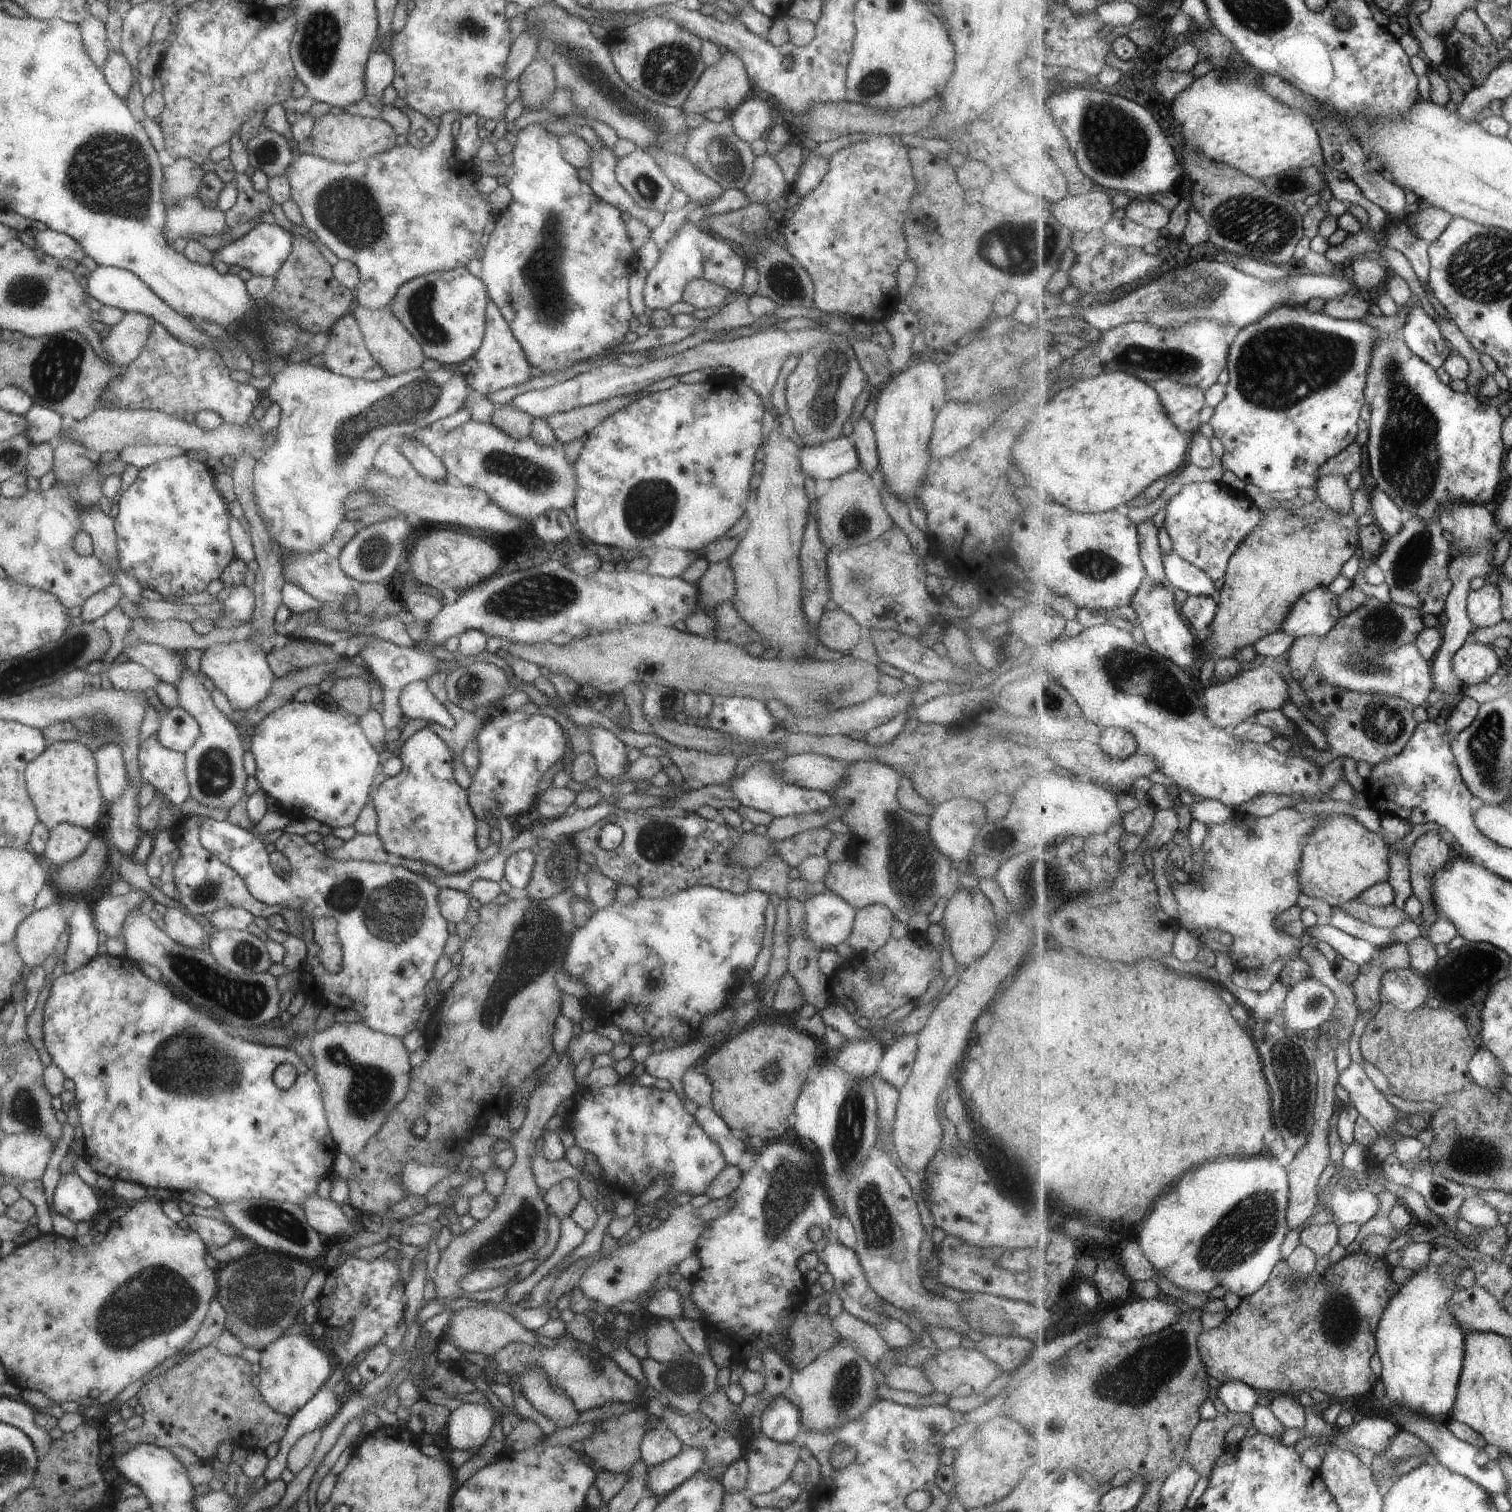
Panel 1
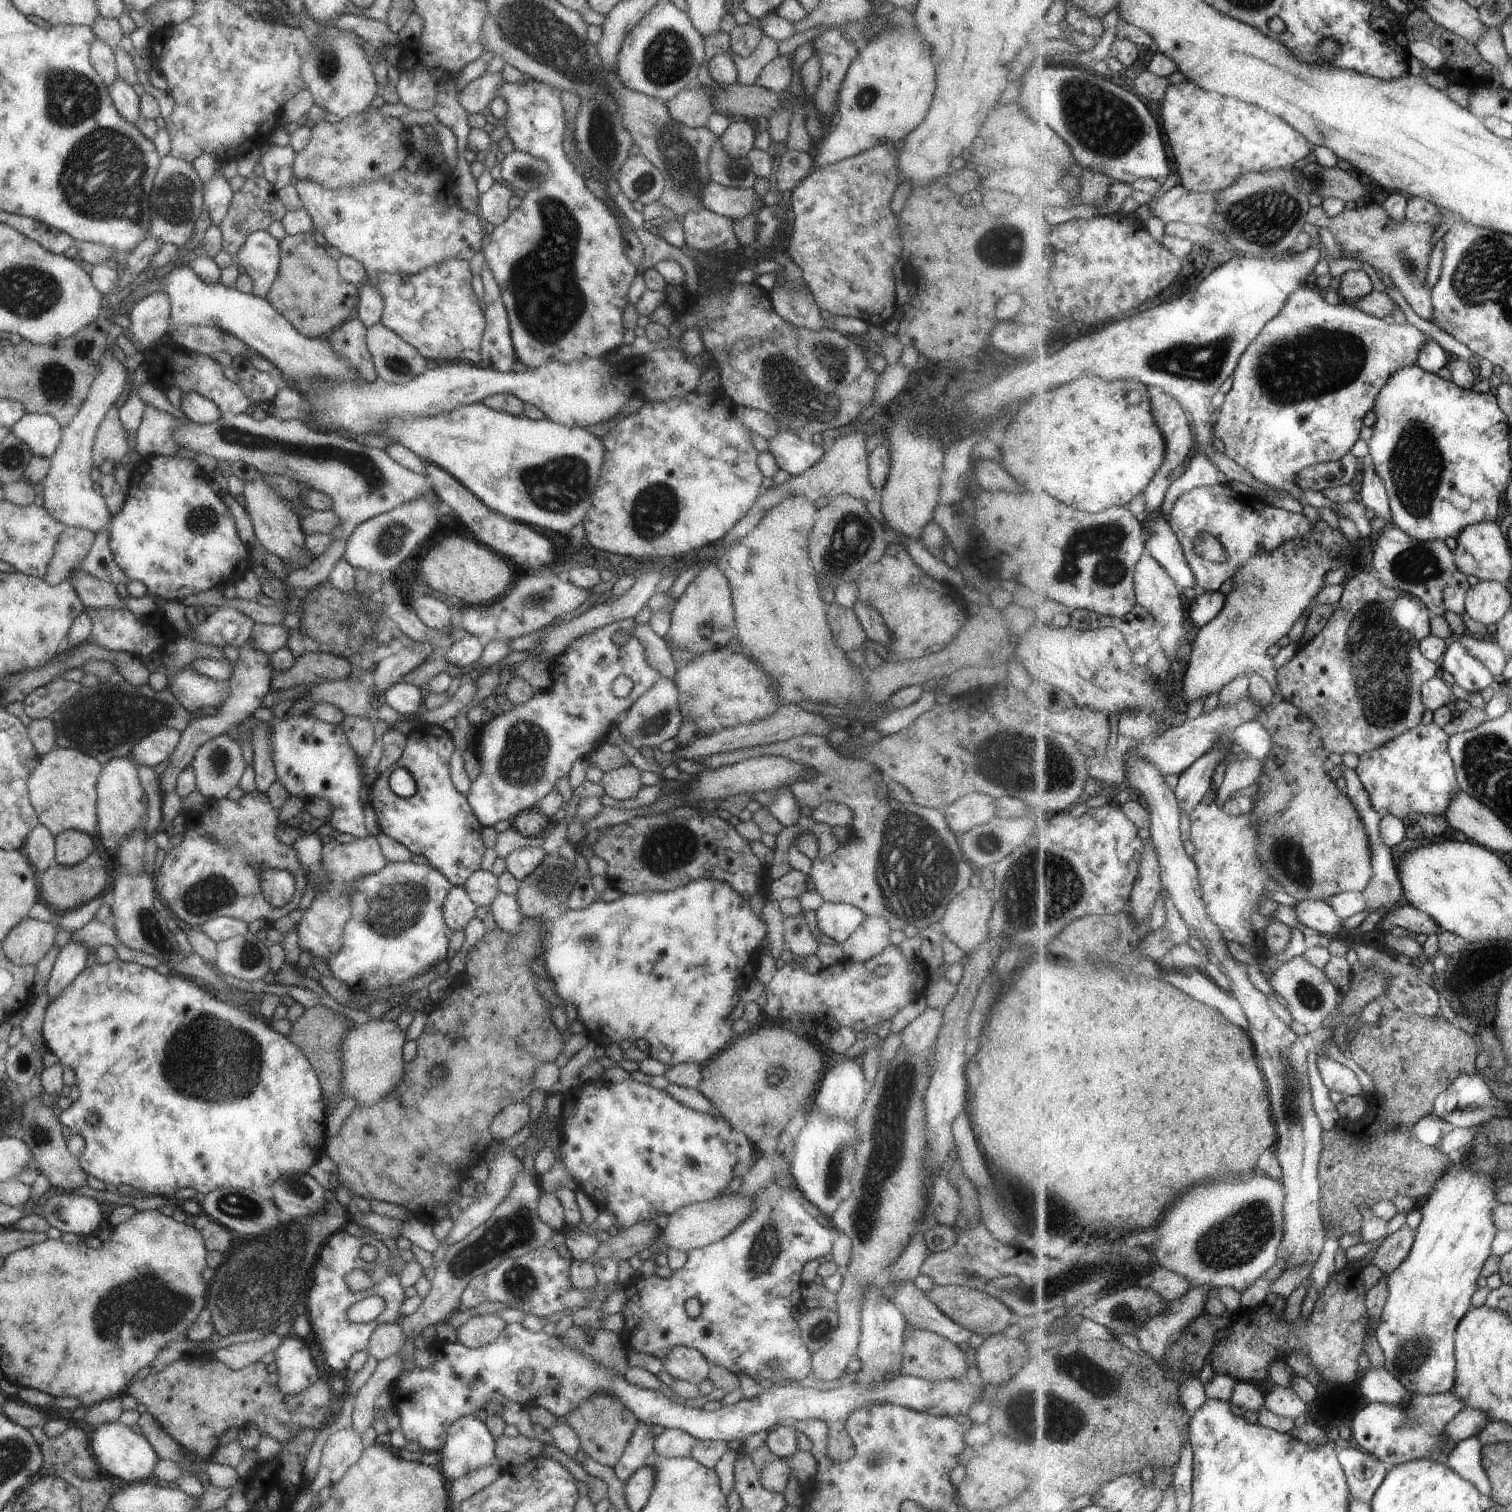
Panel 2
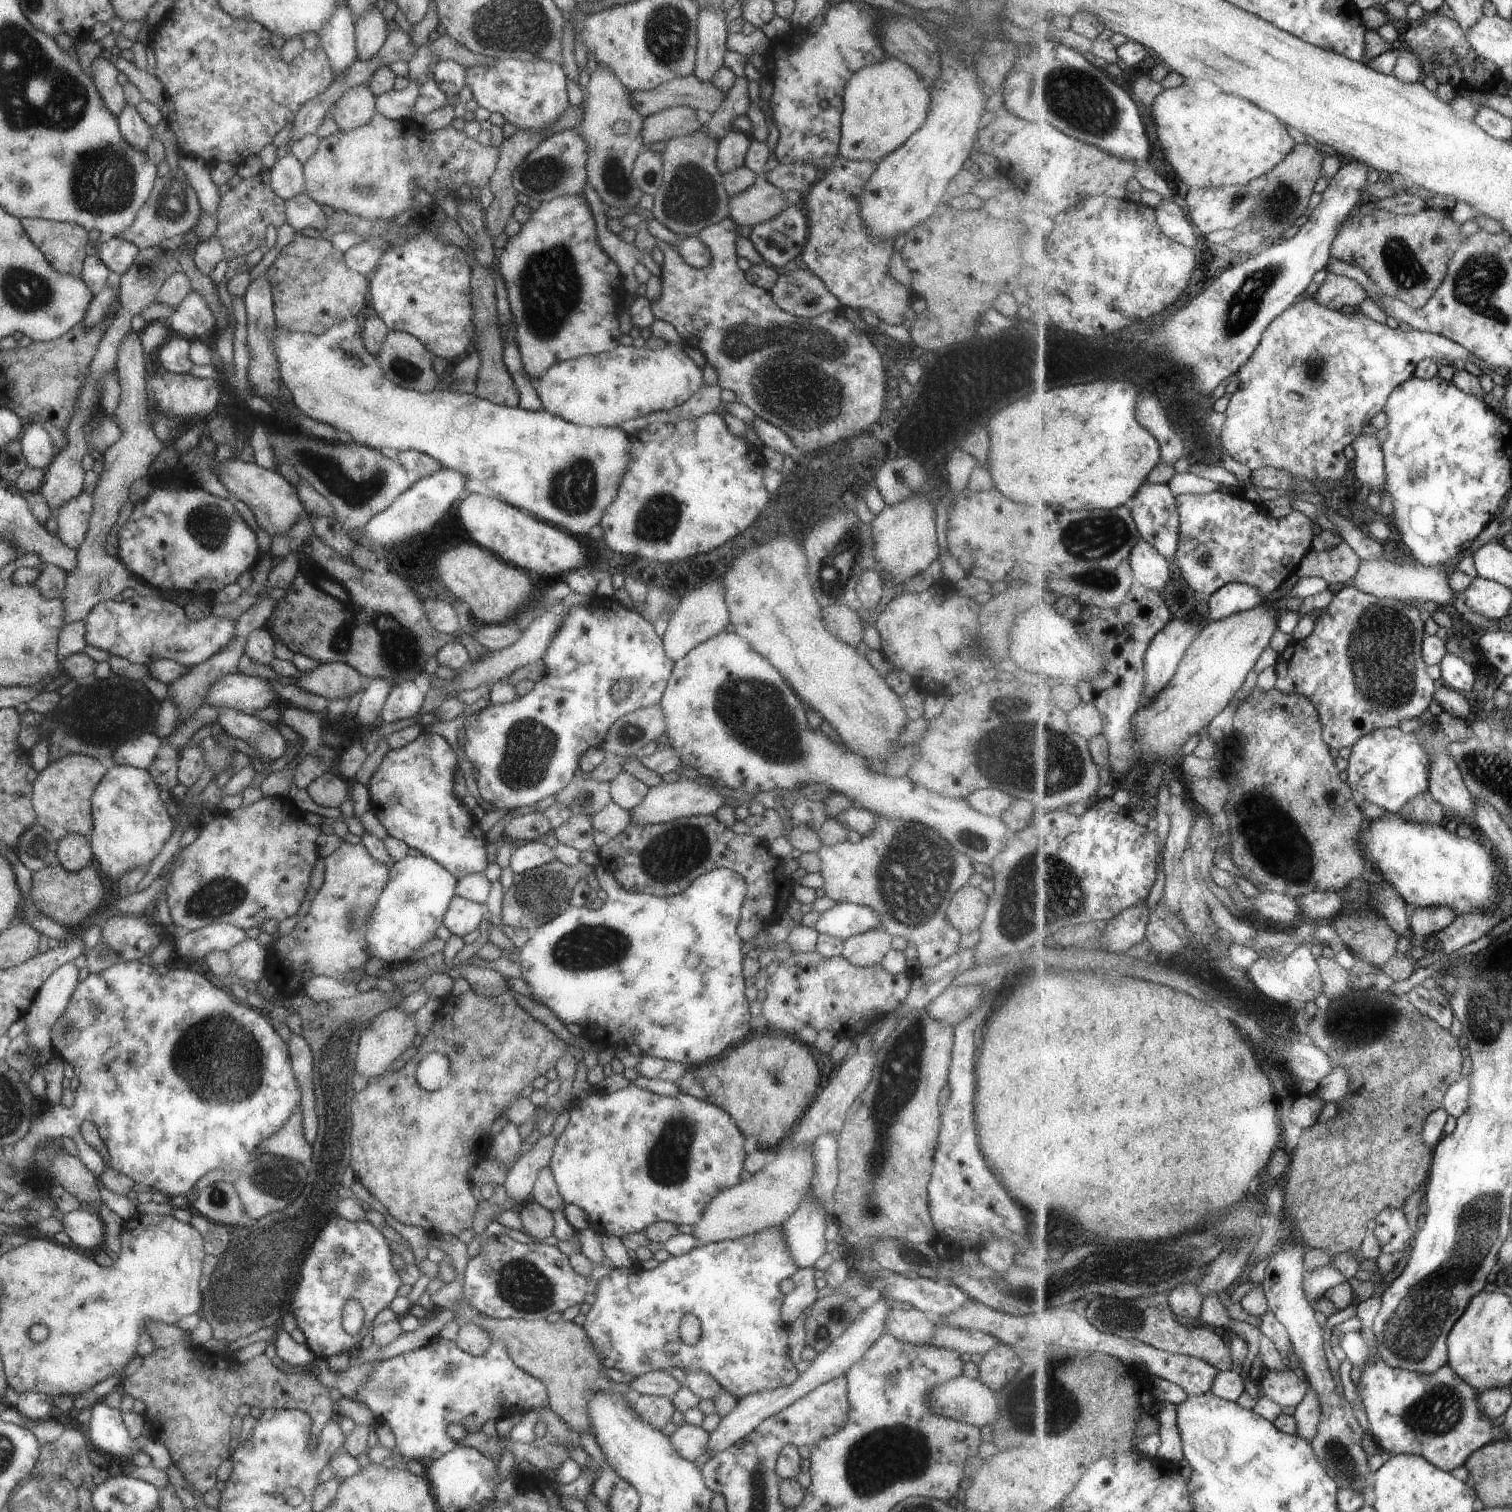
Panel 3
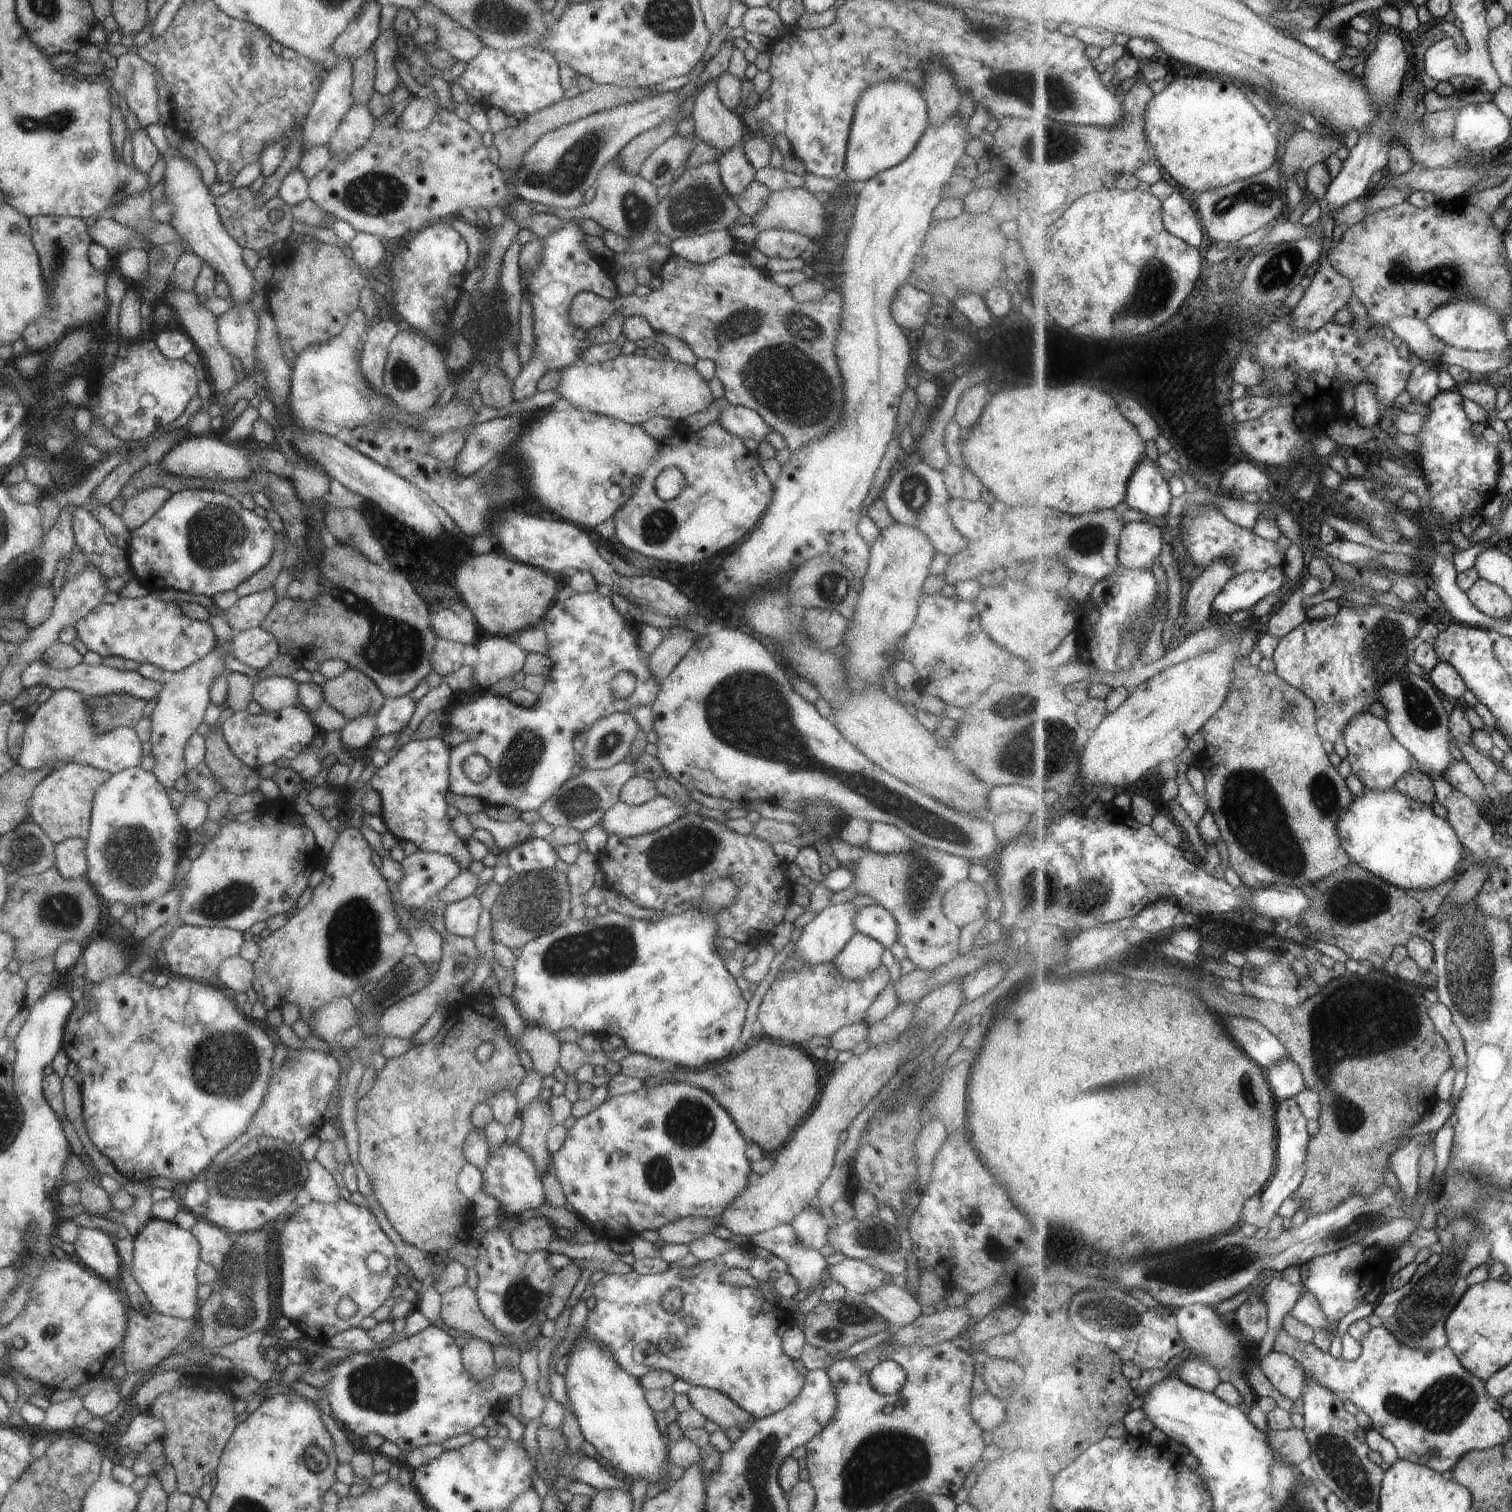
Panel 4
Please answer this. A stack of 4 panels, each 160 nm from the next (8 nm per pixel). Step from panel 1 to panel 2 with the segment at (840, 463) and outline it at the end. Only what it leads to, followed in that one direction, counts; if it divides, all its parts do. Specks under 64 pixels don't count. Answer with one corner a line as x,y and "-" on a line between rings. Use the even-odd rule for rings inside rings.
787,430
767,439
768,452
777,466
790,476
798,475
815,464
823,454
820,444
815,439
799,437

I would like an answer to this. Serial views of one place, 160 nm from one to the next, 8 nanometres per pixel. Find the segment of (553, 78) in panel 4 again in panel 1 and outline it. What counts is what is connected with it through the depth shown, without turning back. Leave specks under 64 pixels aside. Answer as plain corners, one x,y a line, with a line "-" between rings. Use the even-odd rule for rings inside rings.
533,122
515,134
516,142
511,154
512,163
505,169
501,176
501,183
509,189
511,202
497,214
495,226
488,234
487,244
481,256
480,280
485,286
487,298
499,309
505,319
513,338
520,344
526,361
530,366
535,366
542,373
545,371
561,371
569,365
579,363
585,359
596,357
609,352
609,348
616,348
623,343
625,333
629,331
627,322
632,316
628,303
628,280
636,269
635,252
626,231
626,223
621,219
621,212
614,206
597,198
591,187
577,176
577,169
573,168
561,156
557,135
549,133
541,123

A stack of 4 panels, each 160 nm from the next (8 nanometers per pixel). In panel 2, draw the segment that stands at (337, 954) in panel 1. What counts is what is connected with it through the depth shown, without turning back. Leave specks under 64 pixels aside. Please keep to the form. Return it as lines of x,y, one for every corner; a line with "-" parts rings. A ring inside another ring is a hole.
373,835
356,837
356,840
349,843
338,843
333,839
324,840
320,850
320,865
324,870
326,883
324,889
313,897
309,907
302,912
297,923
297,944
300,951
306,950
313,957
327,961
340,949
342,928
350,915
349,897
354,881
377,872
387,863

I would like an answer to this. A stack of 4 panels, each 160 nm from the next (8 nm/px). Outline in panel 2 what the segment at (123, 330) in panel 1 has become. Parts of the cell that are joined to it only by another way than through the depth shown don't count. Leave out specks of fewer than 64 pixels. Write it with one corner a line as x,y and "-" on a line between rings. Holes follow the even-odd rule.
155,292
148,294
146,297
143,297
139,302
136,302
133,305
133,308
128,312
129,316
129,334
133,336
133,346
136,349
141,346
143,355
145,356
149,352
149,344
157,340
163,334
167,334
166,330
168,327
168,320
170,315
170,302
167,296
161,292

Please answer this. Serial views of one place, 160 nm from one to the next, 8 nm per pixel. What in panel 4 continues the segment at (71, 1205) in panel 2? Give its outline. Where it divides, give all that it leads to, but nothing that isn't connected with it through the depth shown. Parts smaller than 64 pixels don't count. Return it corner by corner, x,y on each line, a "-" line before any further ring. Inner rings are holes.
80,1227
72,1245
74,1259
79,1263
111,1284
115,1284
115,1280
117,1283
120,1282
122,1264
110,1234
97,1229

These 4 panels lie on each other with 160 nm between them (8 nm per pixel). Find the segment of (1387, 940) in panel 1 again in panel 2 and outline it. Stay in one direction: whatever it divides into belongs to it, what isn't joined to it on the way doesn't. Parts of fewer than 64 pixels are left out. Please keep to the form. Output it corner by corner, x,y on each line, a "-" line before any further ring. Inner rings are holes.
1302,900
1294,906
1299,922
1307,928
1323,934
1339,934
1346,930
1341,926
1343,917
1337,915
1325,901

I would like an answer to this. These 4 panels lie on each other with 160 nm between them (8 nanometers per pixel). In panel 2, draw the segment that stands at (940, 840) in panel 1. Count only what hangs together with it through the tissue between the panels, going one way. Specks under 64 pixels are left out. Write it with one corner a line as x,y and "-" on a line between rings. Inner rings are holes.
969,793
956,798
942,809
942,817
956,837
972,826
988,821
996,814
996,799
983,793

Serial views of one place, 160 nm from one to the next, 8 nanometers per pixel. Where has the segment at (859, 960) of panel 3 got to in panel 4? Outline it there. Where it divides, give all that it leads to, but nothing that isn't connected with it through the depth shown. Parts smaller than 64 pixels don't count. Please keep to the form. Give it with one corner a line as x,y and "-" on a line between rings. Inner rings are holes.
856,932
830,962
845,979
863,978
880,965
883,951
882,944

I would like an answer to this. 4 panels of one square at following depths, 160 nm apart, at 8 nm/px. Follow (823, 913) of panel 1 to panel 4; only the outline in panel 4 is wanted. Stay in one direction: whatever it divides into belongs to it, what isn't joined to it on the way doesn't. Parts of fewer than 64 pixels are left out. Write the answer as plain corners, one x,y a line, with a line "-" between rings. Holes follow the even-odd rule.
861,902
861,908
855,913
853,924
857,933
873,938
884,948
889,949
896,941
895,919
888,910
879,905

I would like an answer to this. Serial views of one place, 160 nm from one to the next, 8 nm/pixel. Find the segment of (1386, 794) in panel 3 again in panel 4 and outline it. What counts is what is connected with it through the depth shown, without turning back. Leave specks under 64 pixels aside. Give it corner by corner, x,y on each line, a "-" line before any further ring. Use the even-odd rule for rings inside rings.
1370,713
1357,715
1344,732
1344,744
1348,750
1347,760
1351,764
1351,772
1355,773
1366,787
1387,790
1393,787
1406,772
1417,763
1412,754
1399,742
1390,730
1390,724

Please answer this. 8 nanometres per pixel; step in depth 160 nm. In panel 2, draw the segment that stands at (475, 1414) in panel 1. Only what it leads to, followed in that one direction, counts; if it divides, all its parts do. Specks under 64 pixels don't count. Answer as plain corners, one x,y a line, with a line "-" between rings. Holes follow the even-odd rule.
465,1415
454,1420
445,1430
444,1443
439,1455
437,1468
442,1472
447,1483
450,1483
471,1470
489,1465
494,1460
494,1440
484,1422
475,1415

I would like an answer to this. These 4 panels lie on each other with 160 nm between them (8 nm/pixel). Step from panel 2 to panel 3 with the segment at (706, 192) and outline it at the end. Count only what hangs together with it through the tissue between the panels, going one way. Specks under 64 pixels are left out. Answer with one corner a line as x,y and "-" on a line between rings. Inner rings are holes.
763,171
756,176
749,188
735,196
727,196
727,217
735,226
755,226
777,216
787,202
781,190
773,188
763,178

